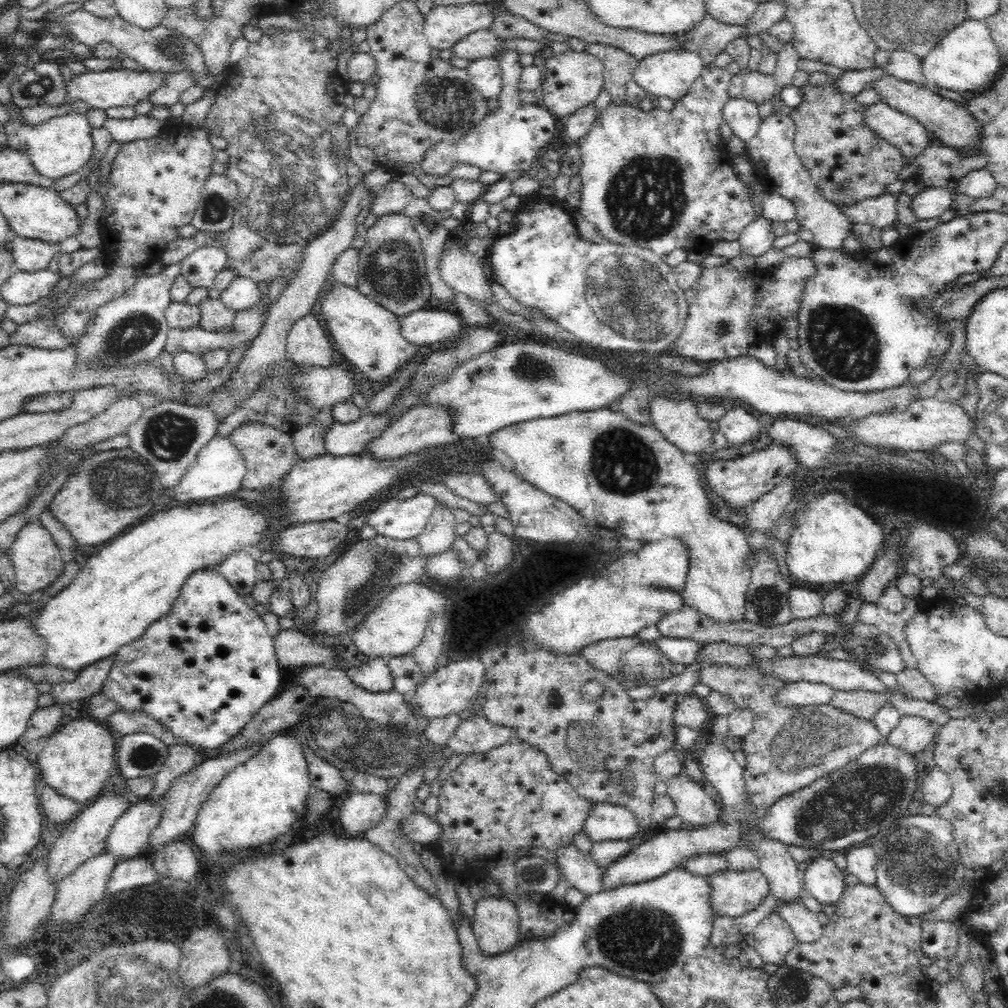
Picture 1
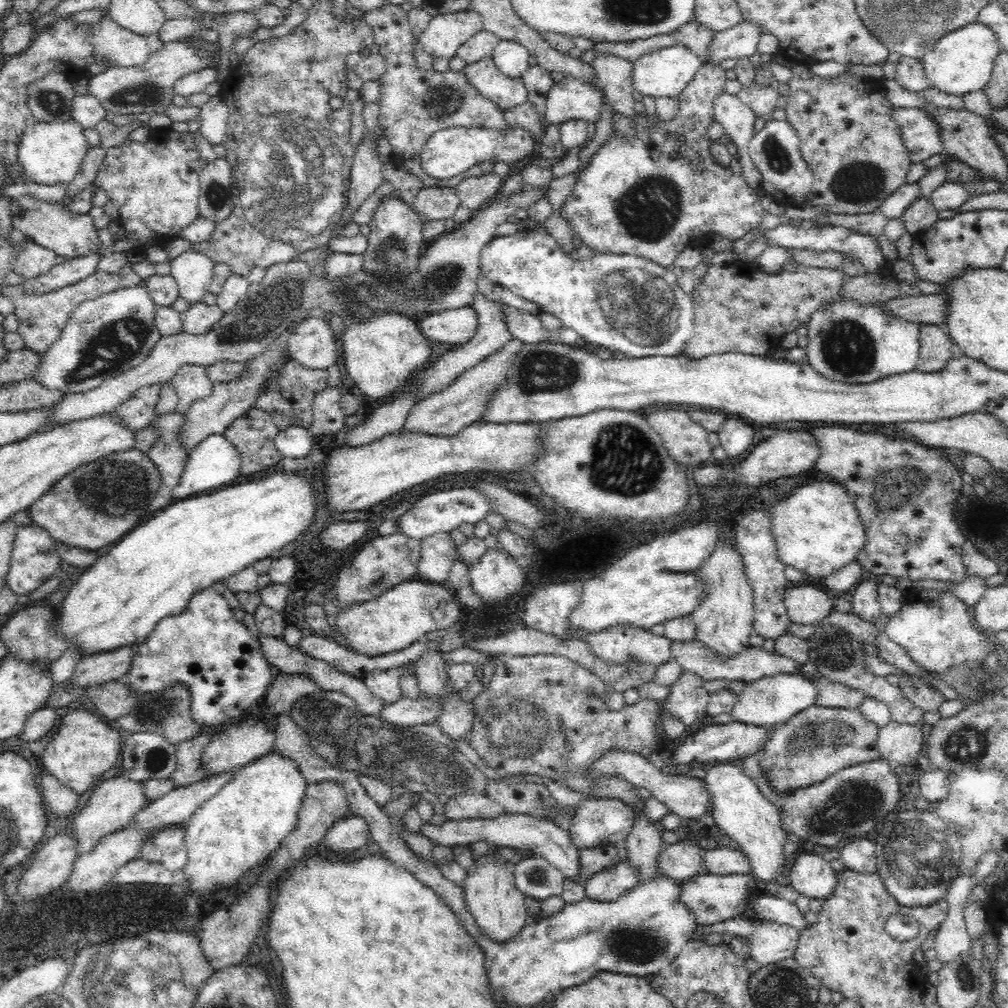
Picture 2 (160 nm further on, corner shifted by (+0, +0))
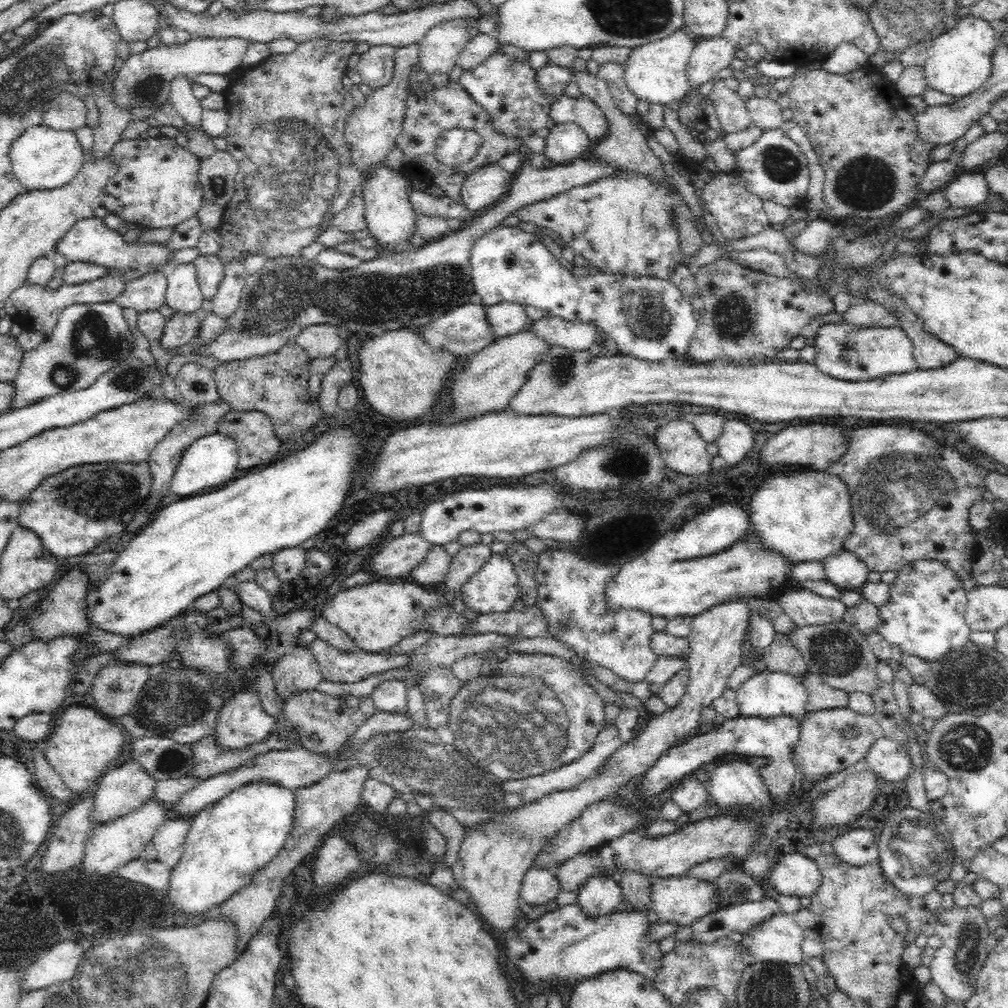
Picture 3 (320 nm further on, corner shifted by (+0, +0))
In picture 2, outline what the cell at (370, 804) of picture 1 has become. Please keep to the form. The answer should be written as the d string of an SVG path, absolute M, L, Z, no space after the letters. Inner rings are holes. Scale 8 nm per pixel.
M353 815L336 822L325 834L320 848L334 854L334 857L337 854L342 856L369 844L372 841L370 836L368 823L362 817Z

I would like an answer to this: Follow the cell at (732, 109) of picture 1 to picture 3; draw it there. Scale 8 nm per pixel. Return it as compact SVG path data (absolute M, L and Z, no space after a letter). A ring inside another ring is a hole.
M725 79L714 80L707 98L714 103L723 132L739 133L746 130L753 122L745 101L726 85Z

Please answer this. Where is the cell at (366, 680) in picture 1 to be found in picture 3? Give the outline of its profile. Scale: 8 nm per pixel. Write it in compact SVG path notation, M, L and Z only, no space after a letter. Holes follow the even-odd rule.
M400 679L381 682L373 690L372 700L376 710L384 713L407 714L407 684Z

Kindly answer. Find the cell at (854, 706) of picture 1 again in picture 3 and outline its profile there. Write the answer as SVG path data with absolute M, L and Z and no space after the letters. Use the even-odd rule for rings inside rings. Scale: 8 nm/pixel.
M806 672L803 676L806 689L806 713L846 707L849 693L832 688L822 676Z

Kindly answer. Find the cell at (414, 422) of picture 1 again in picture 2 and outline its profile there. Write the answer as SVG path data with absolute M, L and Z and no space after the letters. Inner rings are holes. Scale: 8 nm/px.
M512 337L497 353L490 354L476 366L464 370L458 377L444 386L442 390L436 390L429 397L418 402L403 426L403 432L428 433L436 437L453 437L458 434L464 426L468 426L483 417L483 412L487 410L487 404L496 388L507 382L507 371L513 365L515 355L523 349L525 344L517 338Z

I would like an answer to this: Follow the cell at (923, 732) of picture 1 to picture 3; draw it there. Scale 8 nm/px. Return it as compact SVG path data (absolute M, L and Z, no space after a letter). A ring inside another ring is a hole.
M880 738L869 748L864 760L878 778L886 782L905 782L913 768L908 750L896 741Z

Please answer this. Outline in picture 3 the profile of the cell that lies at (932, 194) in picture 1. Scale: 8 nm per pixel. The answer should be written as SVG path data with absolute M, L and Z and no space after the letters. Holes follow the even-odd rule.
M981 172L961 174L939 192L945 203L962 207L980 205L991 193L986 177Z

